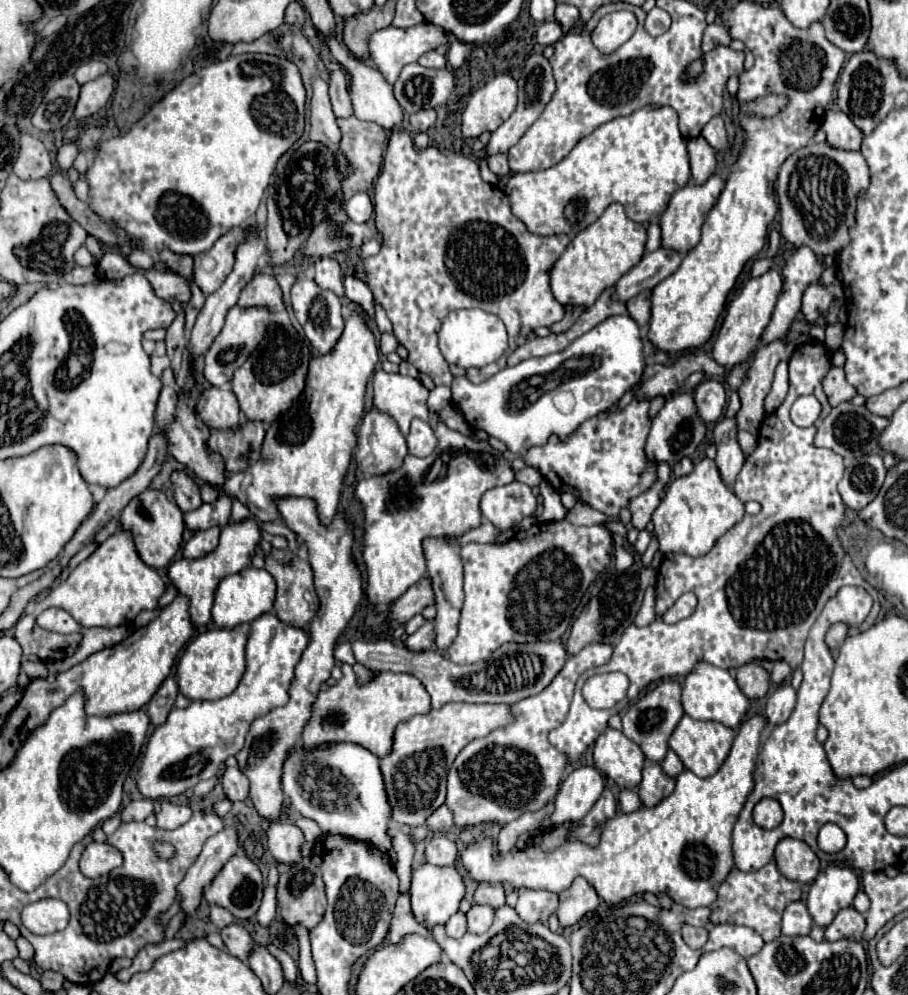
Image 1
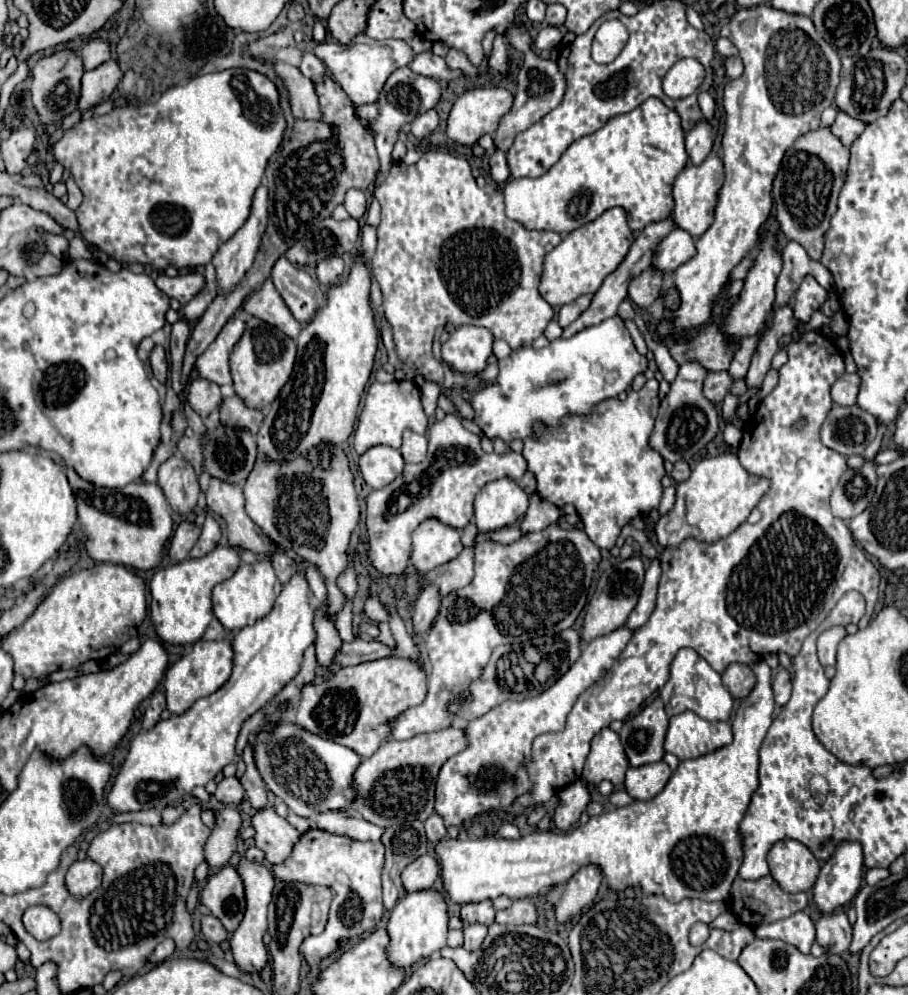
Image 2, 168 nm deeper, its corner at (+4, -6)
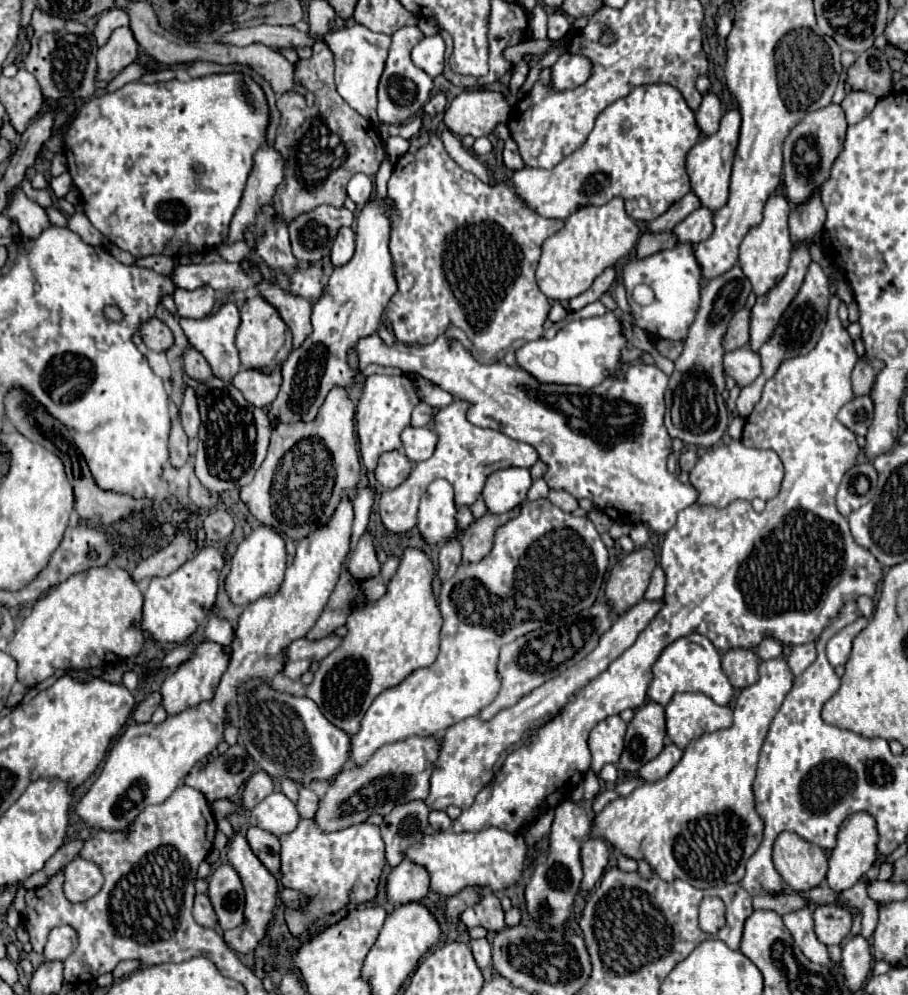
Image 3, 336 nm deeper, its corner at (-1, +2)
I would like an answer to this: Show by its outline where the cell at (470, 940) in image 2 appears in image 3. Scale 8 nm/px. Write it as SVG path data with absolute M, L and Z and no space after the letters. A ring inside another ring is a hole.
M484 937L482 939L470 939L470 949L472 949L472 955L474 955L480 969L490 965L490 943Z

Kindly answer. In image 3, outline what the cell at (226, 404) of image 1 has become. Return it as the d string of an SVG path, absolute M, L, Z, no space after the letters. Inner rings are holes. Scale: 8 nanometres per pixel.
M188 349L184 353L184 371L188 373L190 379L194 379L198 383L206 383L208 379L214 377L210 365L206 363L206 359L198 351L194 351L194 349Z

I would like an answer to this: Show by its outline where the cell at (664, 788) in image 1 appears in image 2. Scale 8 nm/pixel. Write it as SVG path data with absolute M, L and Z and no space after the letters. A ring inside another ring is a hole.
M657 761L637 769L629 769L625 773L623 787L633 799L649 801L667 785L669 777L671 777L669 765L665 765L665 761Z

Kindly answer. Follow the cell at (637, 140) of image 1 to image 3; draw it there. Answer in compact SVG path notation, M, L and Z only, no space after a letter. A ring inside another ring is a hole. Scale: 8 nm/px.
M642 85L608 105L584 145L554 169L514 171L514 191L532 211L548 219L566 219L580 207L606 205L610 199L622 197L632 219L652 221L690 191L684 161L698 139L694 113L676 87ZM622 123L630 123L630 127L622 131Z

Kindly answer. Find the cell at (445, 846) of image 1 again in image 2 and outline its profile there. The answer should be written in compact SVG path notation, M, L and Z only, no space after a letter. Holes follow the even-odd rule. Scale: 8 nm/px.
M433 855L417 857L411 865L407 865L401 873L401 883L407 893L429 889L439 877L439 865Z

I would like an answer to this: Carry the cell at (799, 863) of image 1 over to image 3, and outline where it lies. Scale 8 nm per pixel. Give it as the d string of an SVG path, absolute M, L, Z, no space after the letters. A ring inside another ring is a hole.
M790 831L778 835L772 861L782 881L794 891L806 891L820 885L828 869L826 853Z

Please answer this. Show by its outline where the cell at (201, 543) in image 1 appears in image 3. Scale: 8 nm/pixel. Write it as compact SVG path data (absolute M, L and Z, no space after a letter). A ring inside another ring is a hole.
M214 509L204 519L204 531L206 531L206 537L210 541L226 539L232 533L232 529L234 529L234 521L232 521L230 513L224 509Z

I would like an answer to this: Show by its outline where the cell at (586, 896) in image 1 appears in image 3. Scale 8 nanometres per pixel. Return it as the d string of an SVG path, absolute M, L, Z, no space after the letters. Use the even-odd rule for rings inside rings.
M586 839L582 843L582 869L584 869L584 879L580 889L590 891L594 885L600 881L600 877L606 871L608 865L608 847L602 839Z

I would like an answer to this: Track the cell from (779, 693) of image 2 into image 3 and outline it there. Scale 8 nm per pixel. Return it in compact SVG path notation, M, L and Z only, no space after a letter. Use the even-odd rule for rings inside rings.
M806 643L806 645L796 645L792 647L792 653L788 657L788 667L792 671L794 677L798 677L816 657L816 649L814 643Z

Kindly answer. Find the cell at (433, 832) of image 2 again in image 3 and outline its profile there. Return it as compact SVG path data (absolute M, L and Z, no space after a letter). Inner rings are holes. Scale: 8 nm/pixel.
M430 811L430 825L434 831L448 831L452 829L452 819L446 815L446 811Z

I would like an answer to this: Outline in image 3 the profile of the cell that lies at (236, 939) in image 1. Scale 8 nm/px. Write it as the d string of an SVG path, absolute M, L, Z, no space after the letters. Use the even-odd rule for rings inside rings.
M196 895L196 899L194 899L194 919L202 927L214 929L218 925L218 917L214 913L214 907L212 907L208 895Z

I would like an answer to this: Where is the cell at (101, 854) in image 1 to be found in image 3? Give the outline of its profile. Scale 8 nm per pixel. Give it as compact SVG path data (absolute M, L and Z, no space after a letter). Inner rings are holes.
M76 857L74 861L70 861L66 865L64 875L66 875L64 893L68 901L72 903L80 903L94 897L100 891L102 881L104 881L100 867L82 857Z

